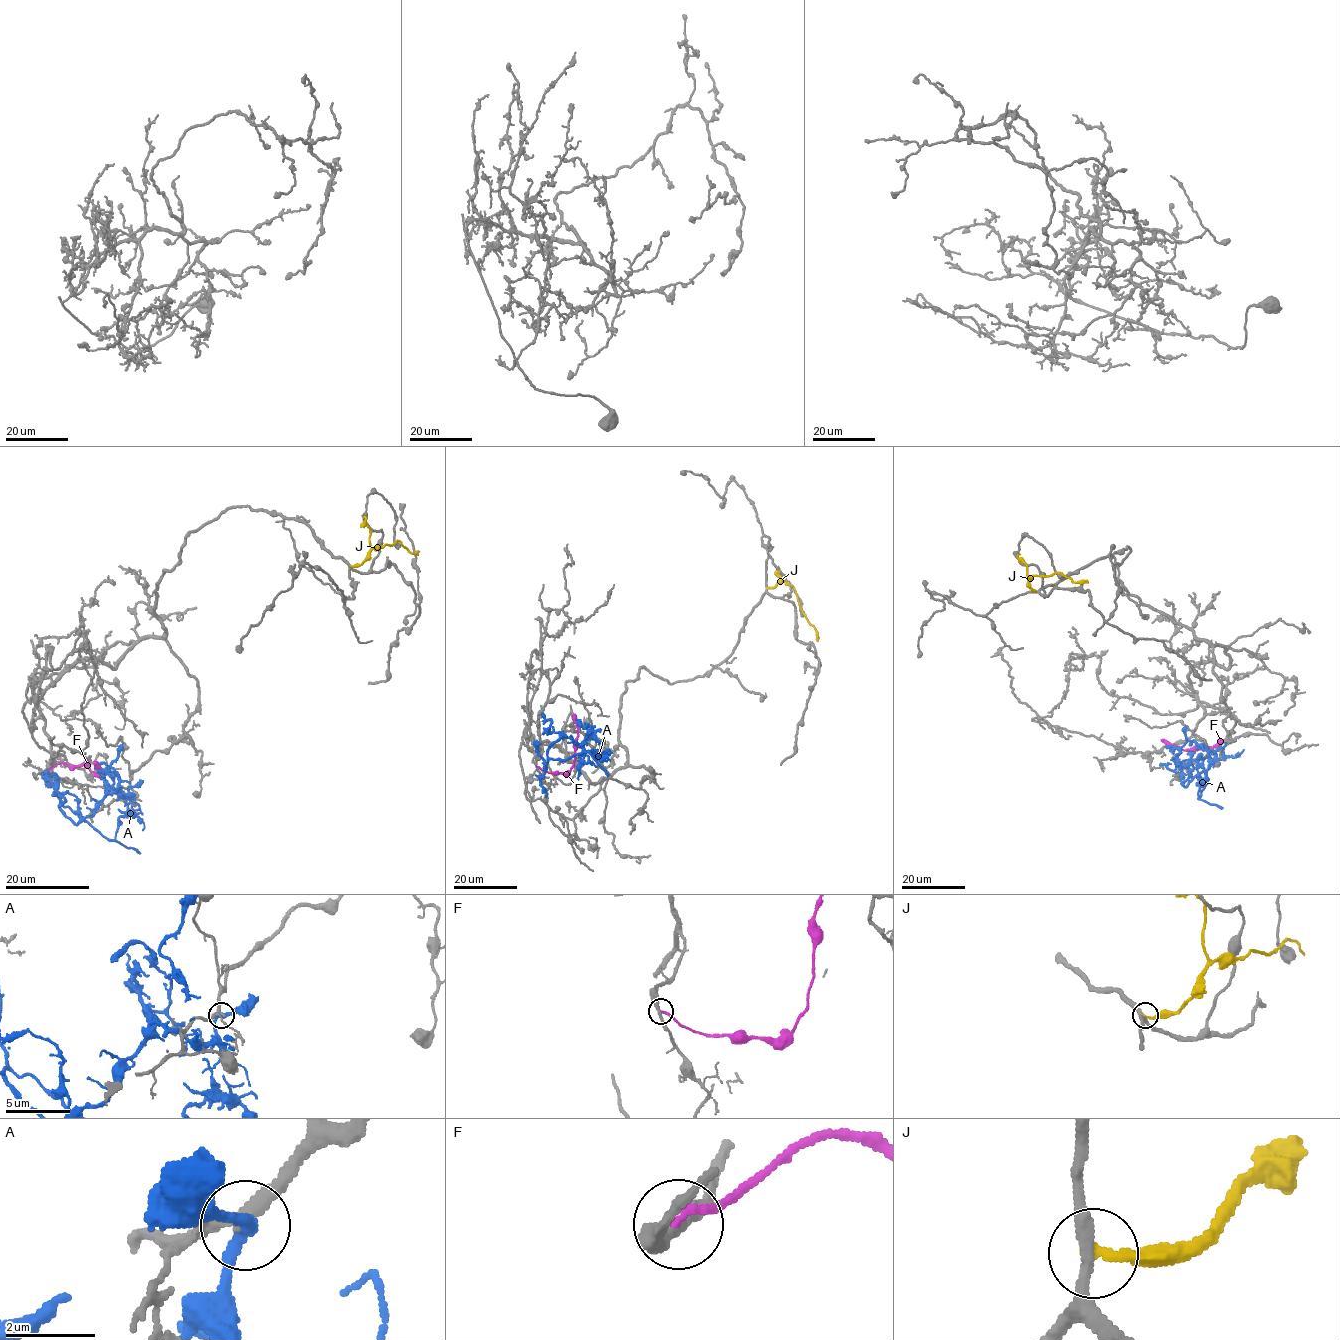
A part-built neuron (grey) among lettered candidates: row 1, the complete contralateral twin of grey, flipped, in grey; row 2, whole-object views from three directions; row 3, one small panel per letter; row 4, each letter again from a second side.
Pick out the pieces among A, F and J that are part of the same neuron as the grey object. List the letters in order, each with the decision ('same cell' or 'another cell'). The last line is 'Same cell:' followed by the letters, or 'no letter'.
A: another cell
F: another cell
J: another cell
Same cell: no letter

